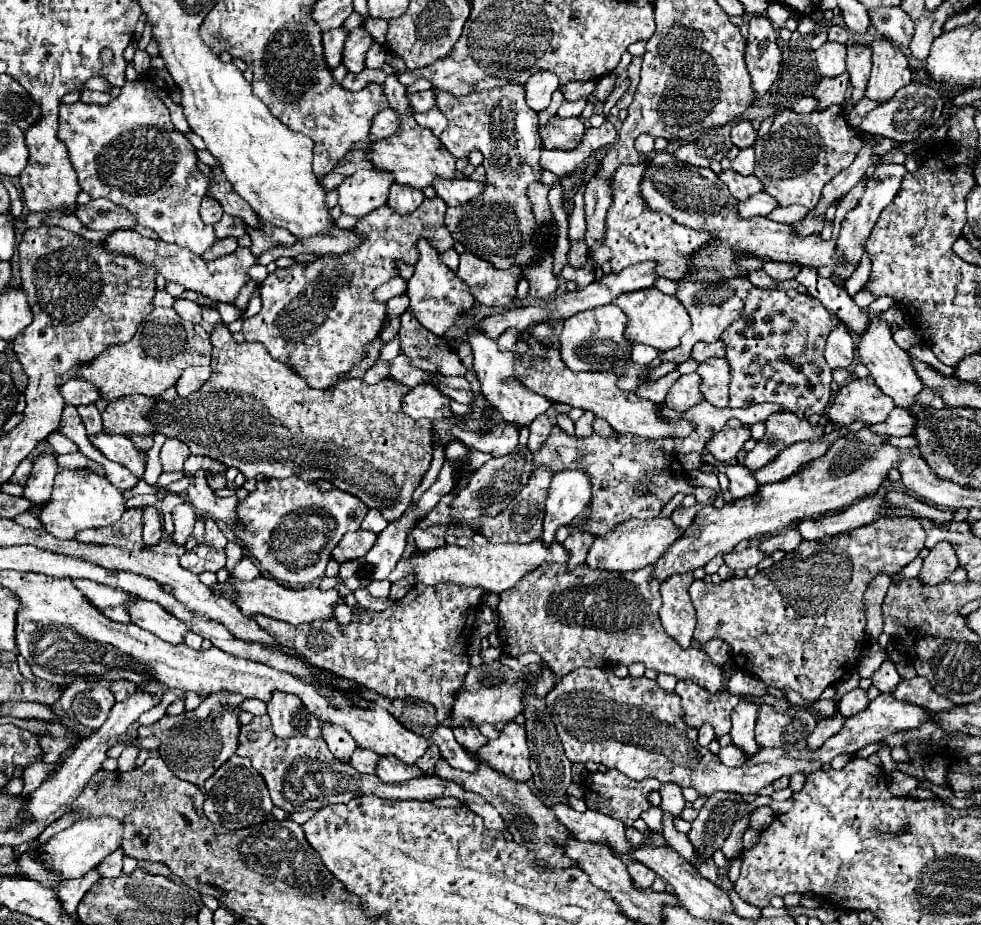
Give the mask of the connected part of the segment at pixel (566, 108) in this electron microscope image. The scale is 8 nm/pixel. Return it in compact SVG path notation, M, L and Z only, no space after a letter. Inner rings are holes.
M578 99L578 101L564 101L558 109L558 115L560 117L576 117L584 111L586 107L586 99Z

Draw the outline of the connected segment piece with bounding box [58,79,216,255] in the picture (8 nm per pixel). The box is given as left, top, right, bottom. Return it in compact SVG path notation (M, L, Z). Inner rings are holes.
M140 79L124 83L120 95L110 105L86 105L80 101L62 105L58 111L58 139L68 149L68 157L78 173L82 191L86 191L92 199L104 197L116 201L116 205L132 209L138 223L156 231L162 241L190 249L196 255L202 255L216 241L214 227L206 225L198 213L200 201L208 189L208 177L196 167L196 149L184 133L170 123L166 105L156 97L156 93L148 91Z

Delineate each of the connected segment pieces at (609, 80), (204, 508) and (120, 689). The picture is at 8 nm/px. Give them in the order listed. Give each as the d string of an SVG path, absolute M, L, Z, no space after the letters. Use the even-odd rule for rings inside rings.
M610 73L610 75L606 75L606 77L602 77L598 83L596 83L596 87L594 87L594 97L596 97L596 101L600 101L600 103L604 103L606 99L608 99L608 95L612 93L612 89L614 89L614 75Z
M196 471L192 475L194 483L186 489L186 495L188 495L188 501L196 507L196 511L200 515L208 515L212 519L222 519L228 523L230 529L236 529L236 523L234 523L234 509L236 509L236 495L232 497L216 497L214 491L208 487L206 483L206 471Z
M116 681L116 683L112 683L110 689L114 691L116 701L124 701L124 697L130 697L136 691L136 683L132 683L132 681Z

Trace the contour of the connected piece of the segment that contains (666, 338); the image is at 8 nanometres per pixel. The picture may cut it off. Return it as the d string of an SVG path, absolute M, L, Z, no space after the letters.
M656 287L622 293L620 297L616 297L614 305L618 305L628 317L624 337L628 337L628 341L632 341L632 343L644 343L658 351L668 351L668 349L674 349L676 345L680 345L680 337L690 325L690 317L682 309L680 301L676 301L672 295L658 291Z

